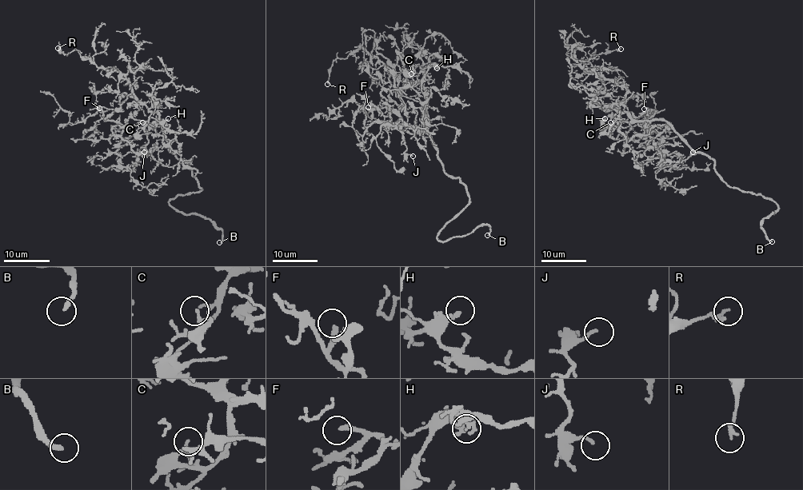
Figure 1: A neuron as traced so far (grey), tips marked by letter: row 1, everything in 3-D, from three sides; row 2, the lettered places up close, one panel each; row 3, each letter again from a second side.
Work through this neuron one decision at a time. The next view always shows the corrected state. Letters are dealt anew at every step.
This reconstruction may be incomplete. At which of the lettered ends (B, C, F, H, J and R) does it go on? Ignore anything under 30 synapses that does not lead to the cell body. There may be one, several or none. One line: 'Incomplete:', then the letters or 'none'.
Incomplete: B, F

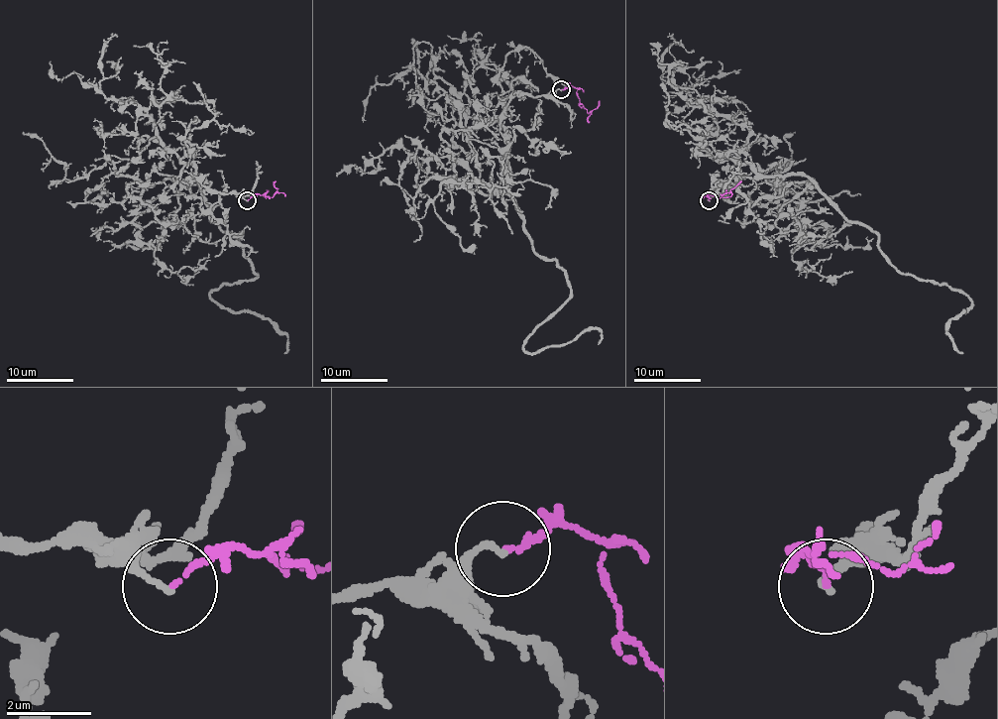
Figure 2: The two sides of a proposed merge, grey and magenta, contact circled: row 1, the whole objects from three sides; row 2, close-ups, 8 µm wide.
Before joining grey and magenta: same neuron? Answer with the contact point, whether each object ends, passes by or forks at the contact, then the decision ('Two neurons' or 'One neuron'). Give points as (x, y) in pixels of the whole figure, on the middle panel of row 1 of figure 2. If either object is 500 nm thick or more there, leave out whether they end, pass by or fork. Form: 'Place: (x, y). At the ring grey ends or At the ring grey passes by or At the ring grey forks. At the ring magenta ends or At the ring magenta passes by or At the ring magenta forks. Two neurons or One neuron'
Place: (561, 89). At the ring grey ends. At the ring magenta ends. Two neurons

